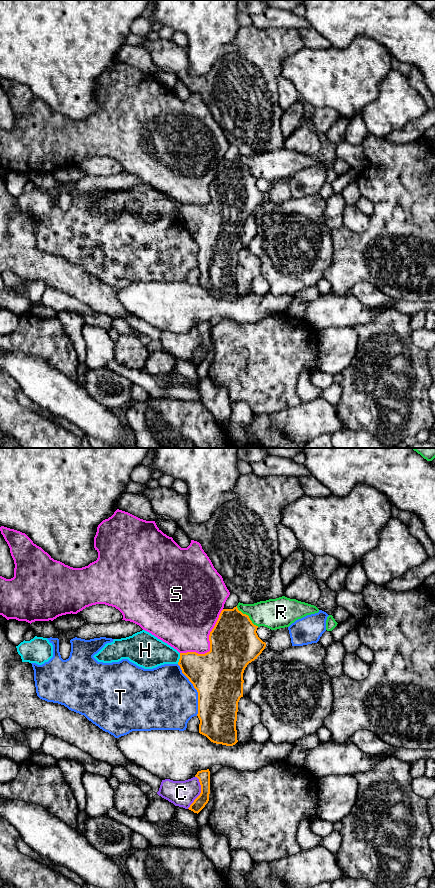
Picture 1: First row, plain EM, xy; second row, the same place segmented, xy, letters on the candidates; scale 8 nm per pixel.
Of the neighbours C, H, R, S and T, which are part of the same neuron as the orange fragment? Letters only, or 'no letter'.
no letter

